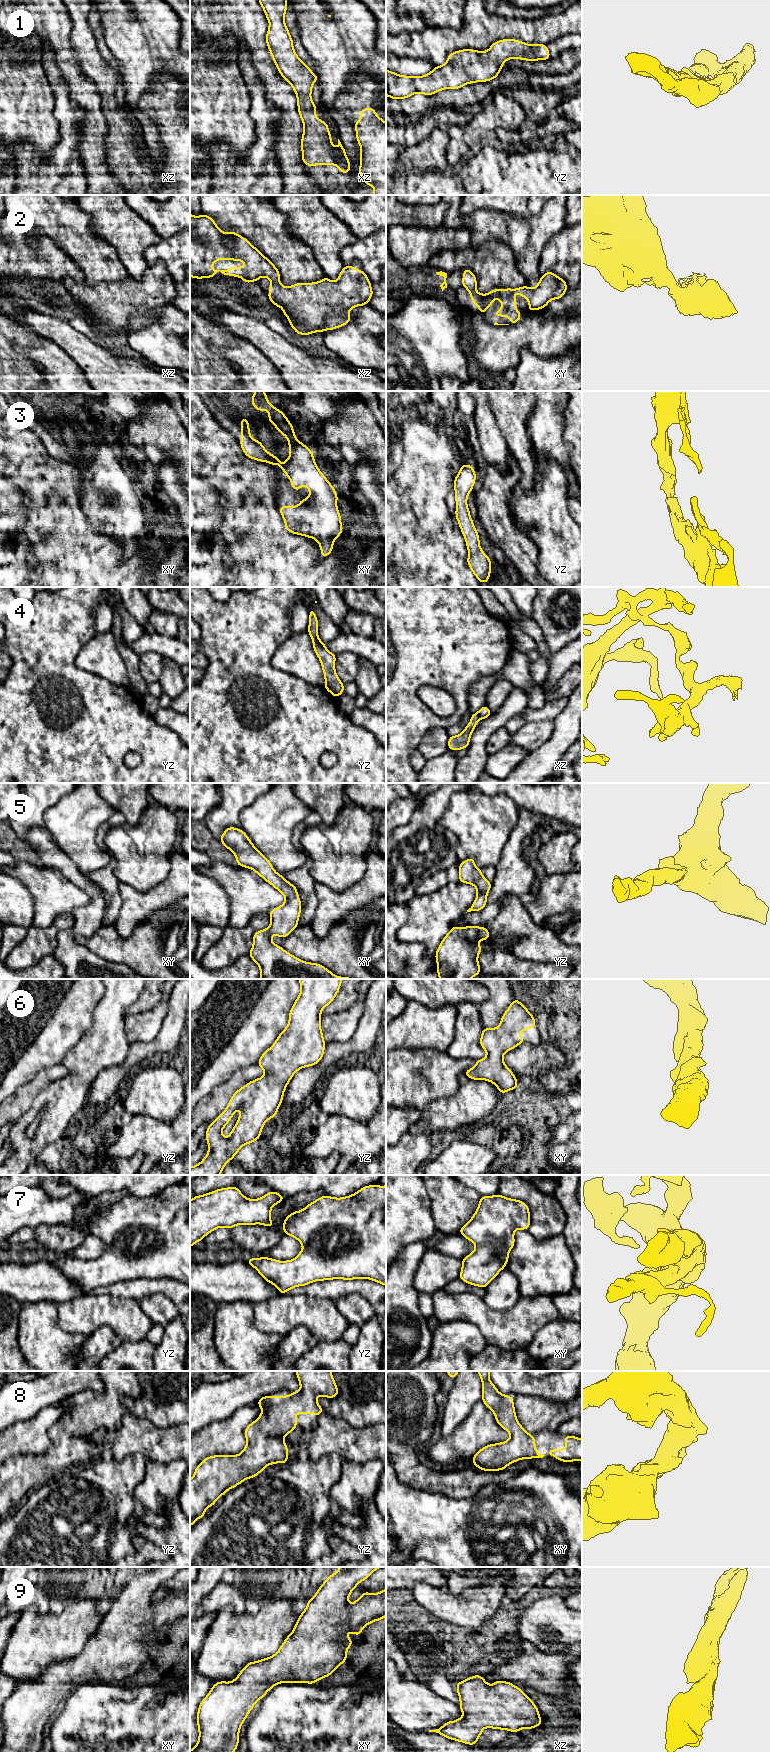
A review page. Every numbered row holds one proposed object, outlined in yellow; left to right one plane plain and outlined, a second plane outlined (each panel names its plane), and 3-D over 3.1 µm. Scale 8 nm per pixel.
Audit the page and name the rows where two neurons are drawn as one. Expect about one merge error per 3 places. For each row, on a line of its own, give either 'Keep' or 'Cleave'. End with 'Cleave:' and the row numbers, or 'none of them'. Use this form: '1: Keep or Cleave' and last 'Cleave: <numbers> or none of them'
1: Keep
2: Cleave
3: Keep
4: Cleave
5: Keep
6: Keep
7: Keep
8: Keep
9: Keep
Cleave: 2, 4

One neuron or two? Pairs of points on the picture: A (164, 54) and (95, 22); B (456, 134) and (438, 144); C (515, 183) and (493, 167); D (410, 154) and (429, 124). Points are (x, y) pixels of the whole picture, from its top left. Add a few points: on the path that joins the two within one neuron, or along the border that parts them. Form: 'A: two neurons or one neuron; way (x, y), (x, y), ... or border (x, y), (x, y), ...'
A: two neurons; border (98, 10), (104, 42), (108, 47)
B: two neurons; border (443, 126), (449, 138), (446, 152), (448, 161)
C: one neuron; way (509, 183), (505, 183), (495, 173)
D: two neurons; border (435, 127), (429, 134)

